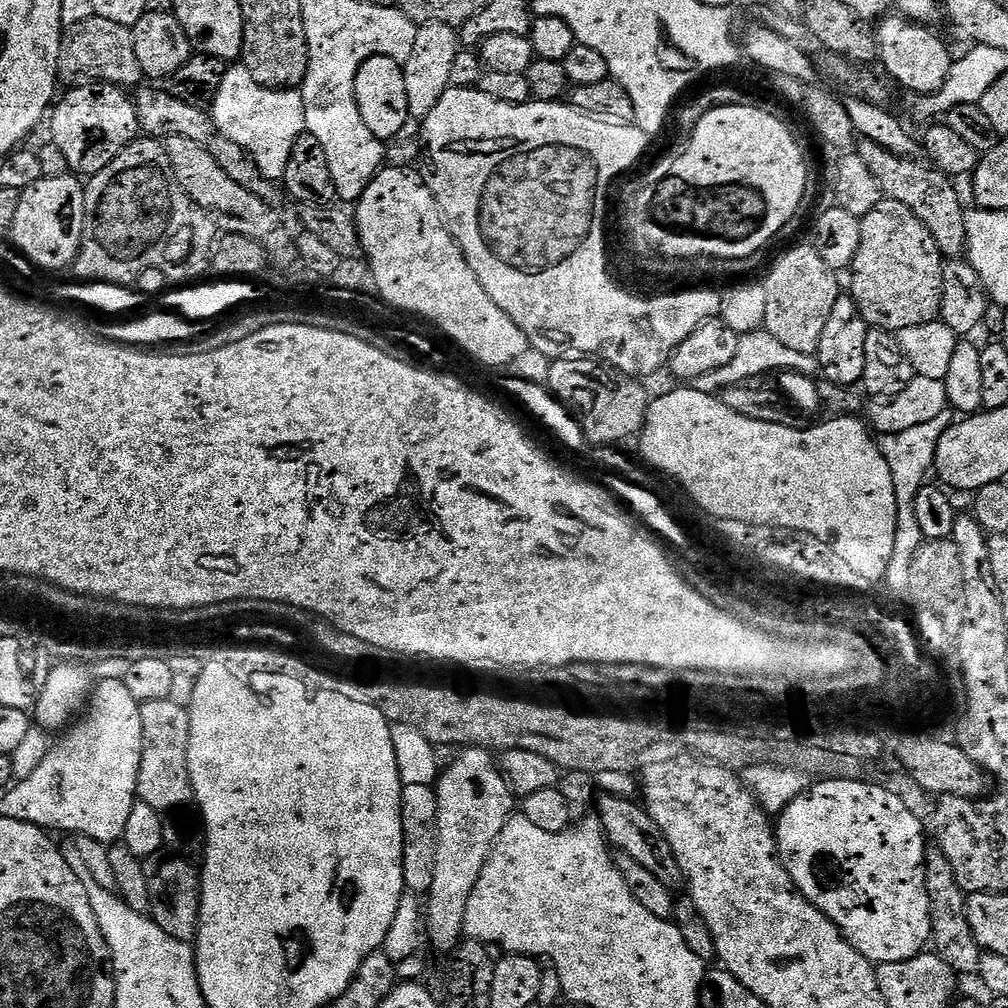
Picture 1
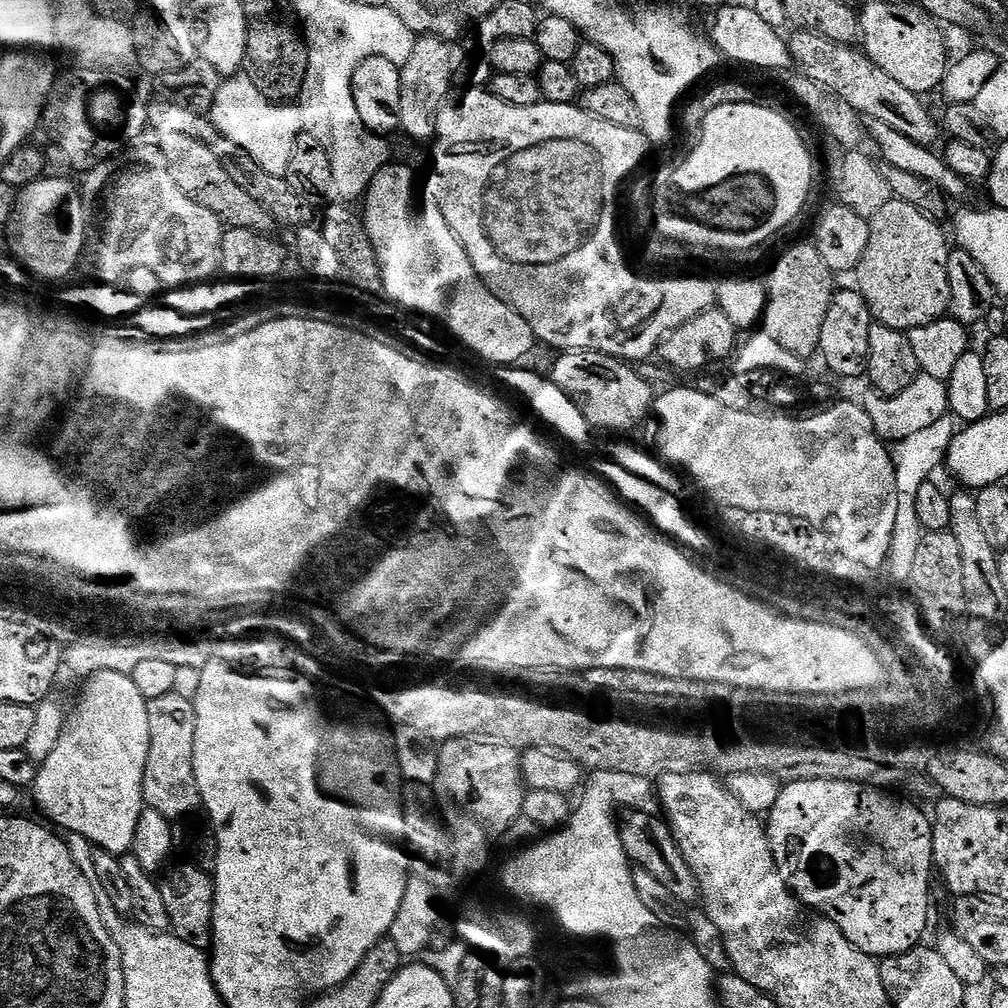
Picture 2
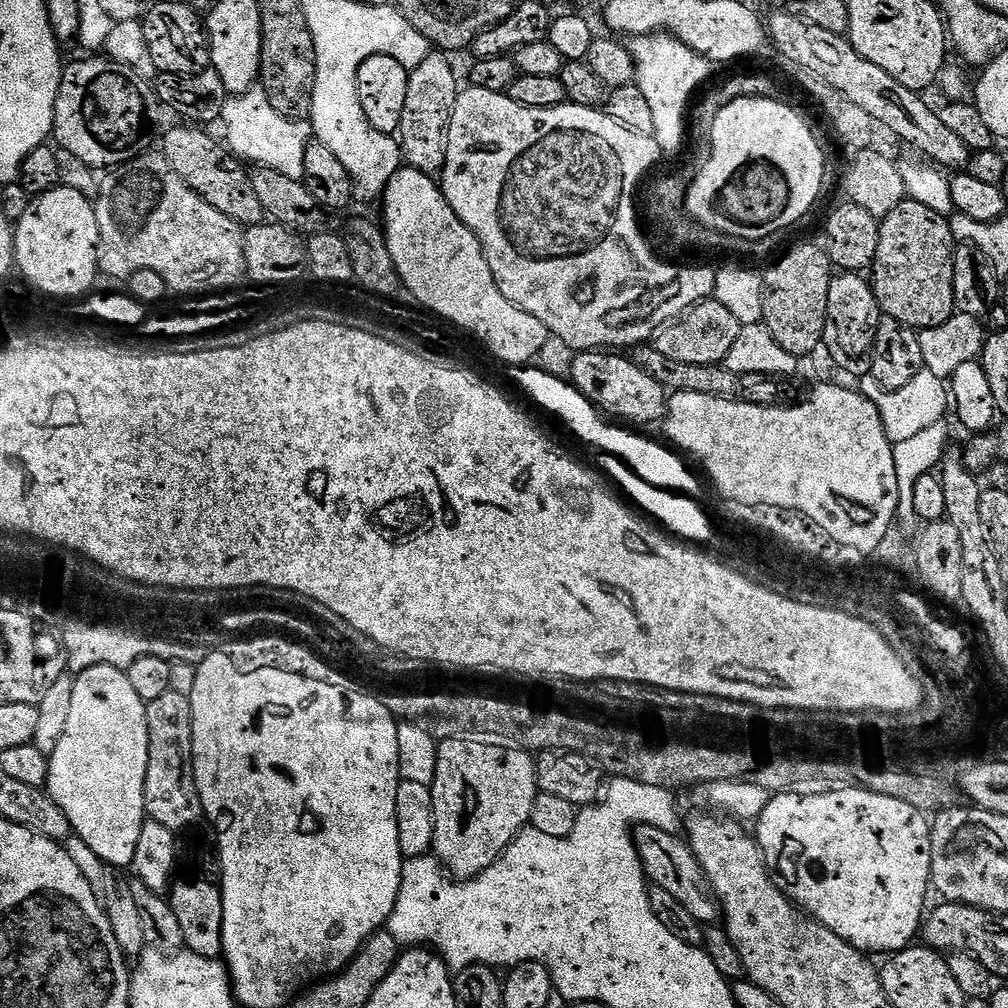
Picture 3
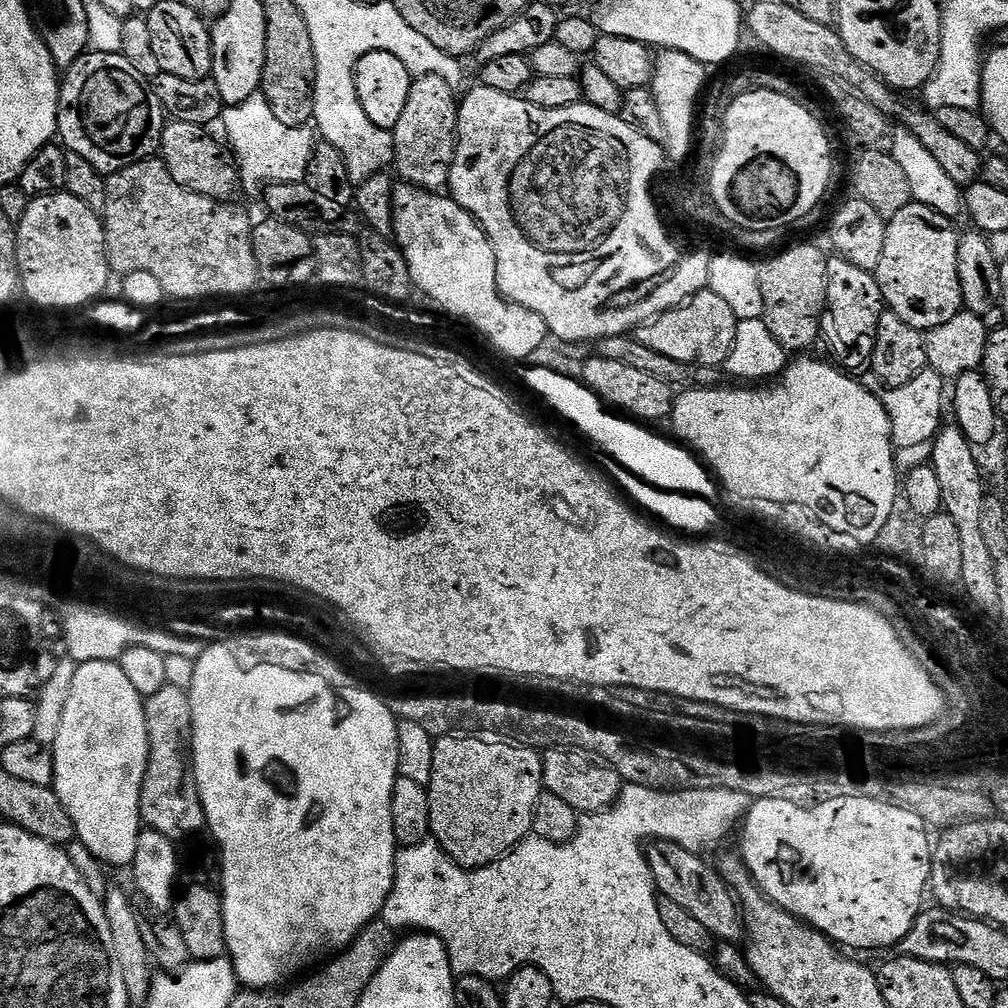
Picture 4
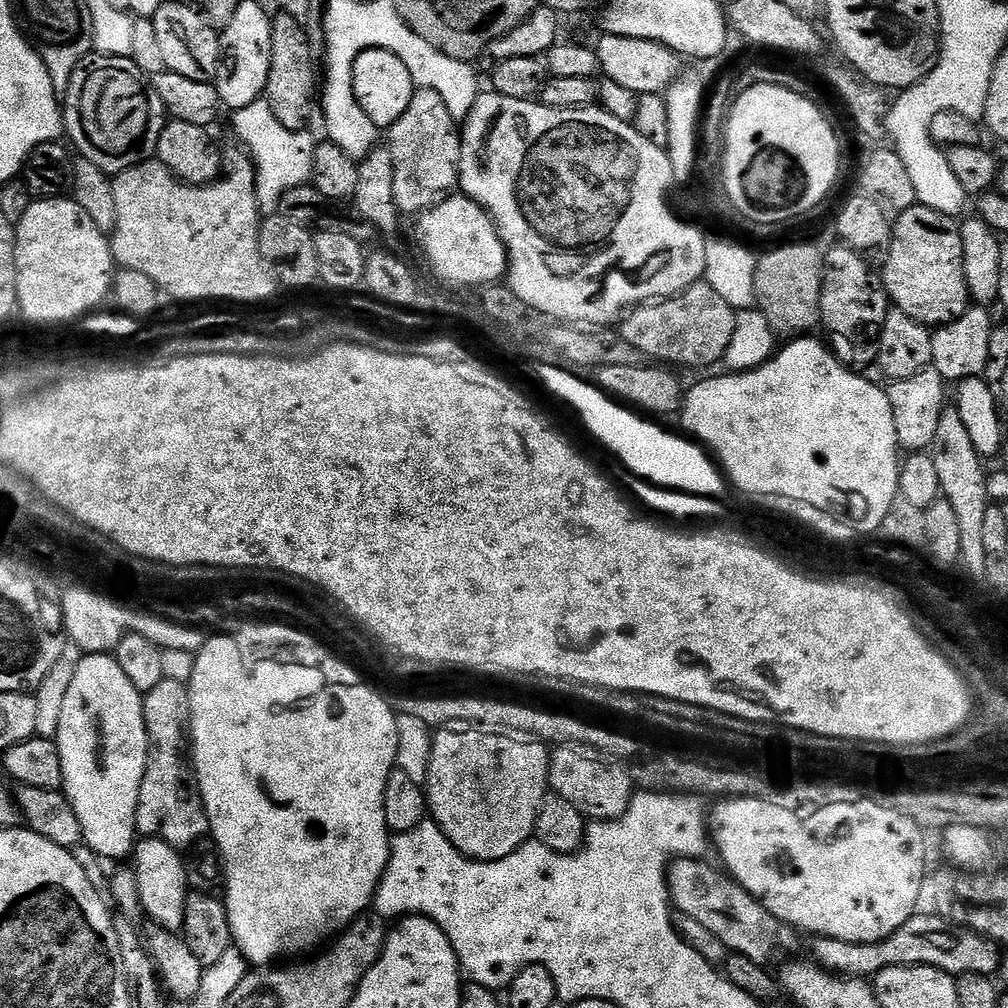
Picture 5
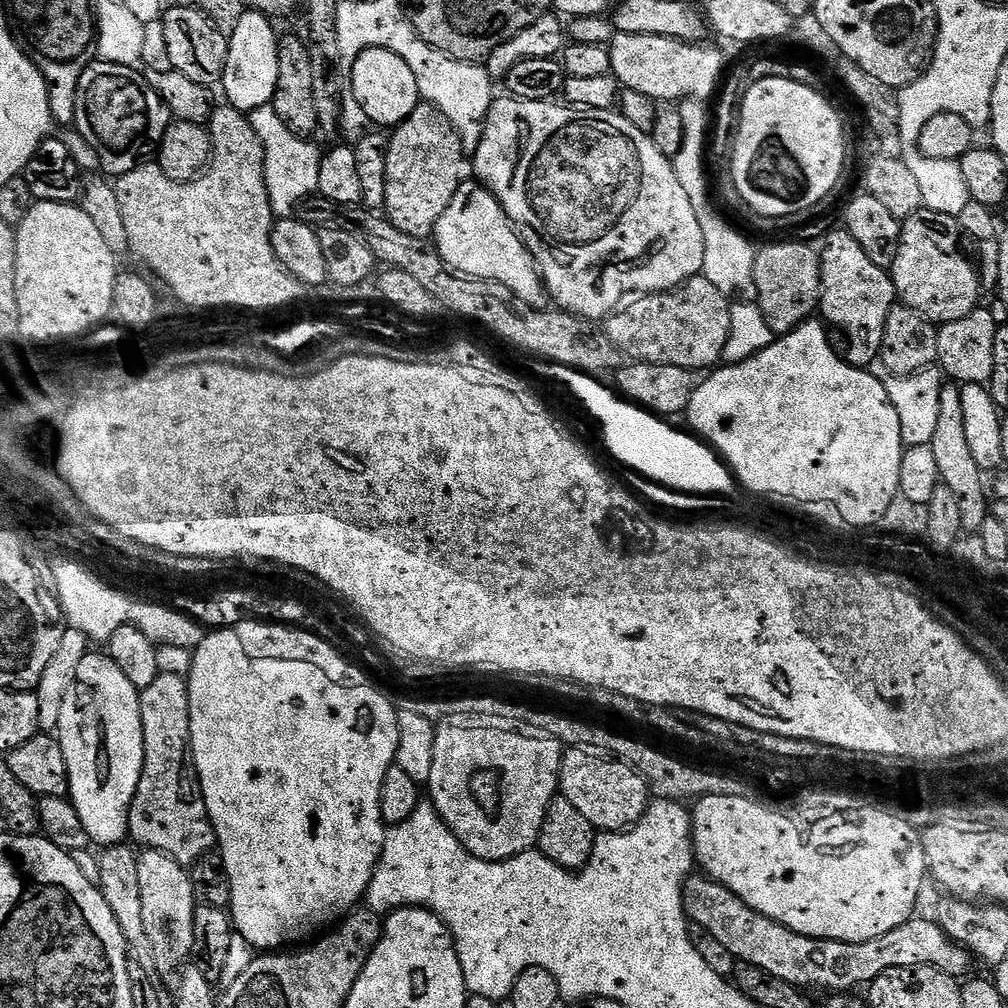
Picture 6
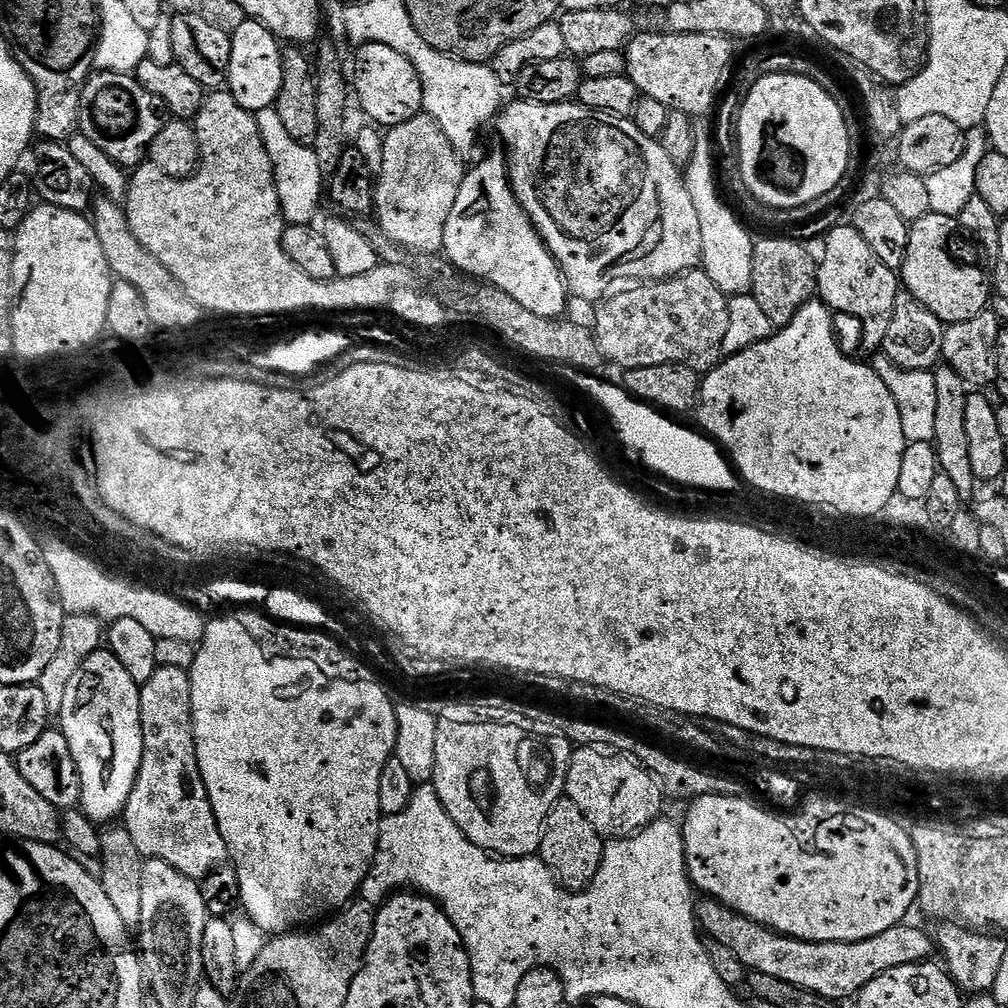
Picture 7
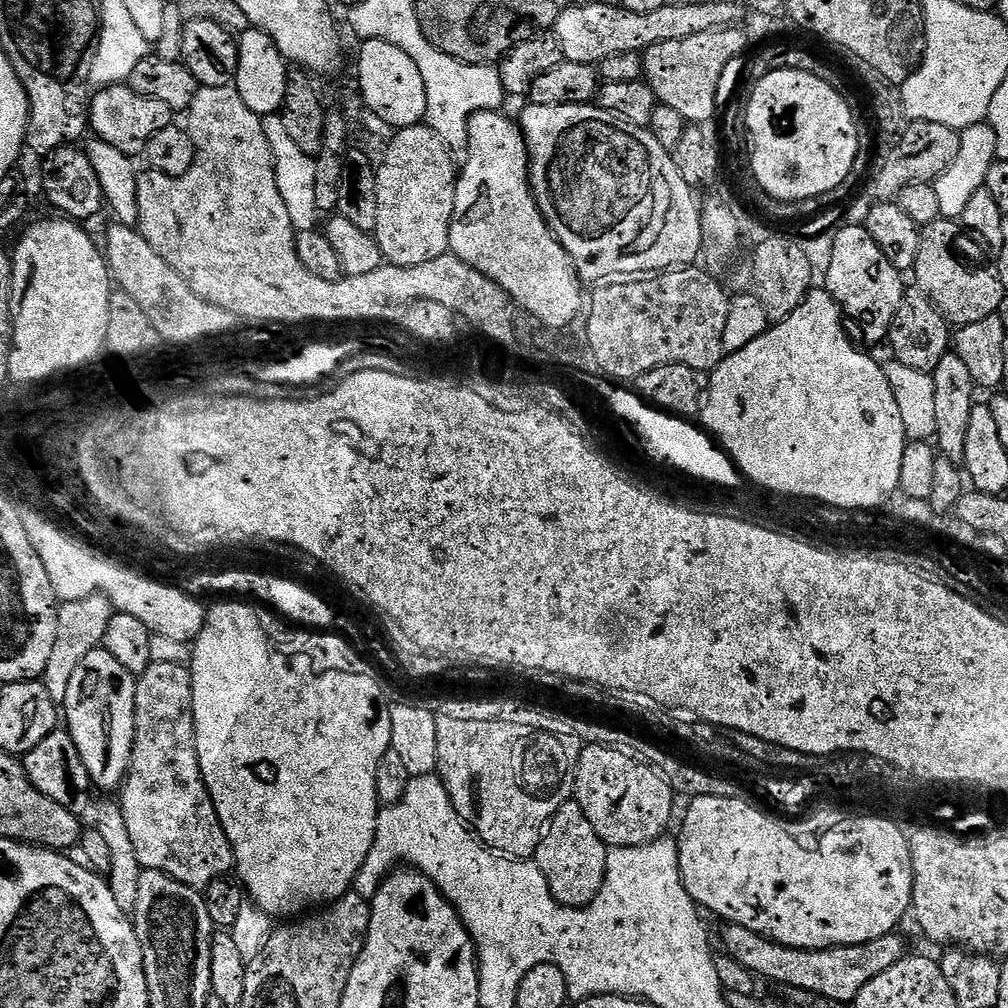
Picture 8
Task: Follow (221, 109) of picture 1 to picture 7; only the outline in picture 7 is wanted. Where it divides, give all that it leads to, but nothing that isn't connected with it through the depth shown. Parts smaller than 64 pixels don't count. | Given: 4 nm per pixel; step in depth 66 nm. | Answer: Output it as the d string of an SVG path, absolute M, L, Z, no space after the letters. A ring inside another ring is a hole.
M275 107L255 113L258 130L262 134L262 142L266 146L266 154L270 154L270 162L274 170L274 182L280 199L280 212L288 224L312 224L315 221L316 207L320 204L320 195L326 192L326 173L318 162L315 147L303 140L290 138L290 133L278 118Z

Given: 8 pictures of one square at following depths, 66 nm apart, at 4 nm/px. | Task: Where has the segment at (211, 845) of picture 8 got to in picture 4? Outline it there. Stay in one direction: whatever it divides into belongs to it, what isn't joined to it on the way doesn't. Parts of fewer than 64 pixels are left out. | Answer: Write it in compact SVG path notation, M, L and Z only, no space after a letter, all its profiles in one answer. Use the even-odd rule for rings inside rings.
M165 686L144 702L148 765L140 791L140 819L151 831L174 842L205 827L204 807L192 770L192 707L187 691Z

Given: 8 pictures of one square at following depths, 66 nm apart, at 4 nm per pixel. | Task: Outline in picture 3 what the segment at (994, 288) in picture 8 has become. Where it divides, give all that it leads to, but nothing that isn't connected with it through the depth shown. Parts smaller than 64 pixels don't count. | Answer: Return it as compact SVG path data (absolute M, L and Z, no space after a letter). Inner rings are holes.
M904 199L890 214L880 221L878 254L870 269L870 283L880 303L884 316L902 322L907 328L929 328L942 326L956 312L954 302L954 258L958 242L948 225L949 217L935 213L927 206L912 199Z

